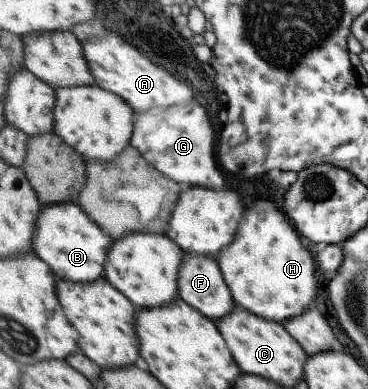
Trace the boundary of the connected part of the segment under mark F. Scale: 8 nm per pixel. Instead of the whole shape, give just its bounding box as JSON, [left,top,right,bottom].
[179,250,236,323]

